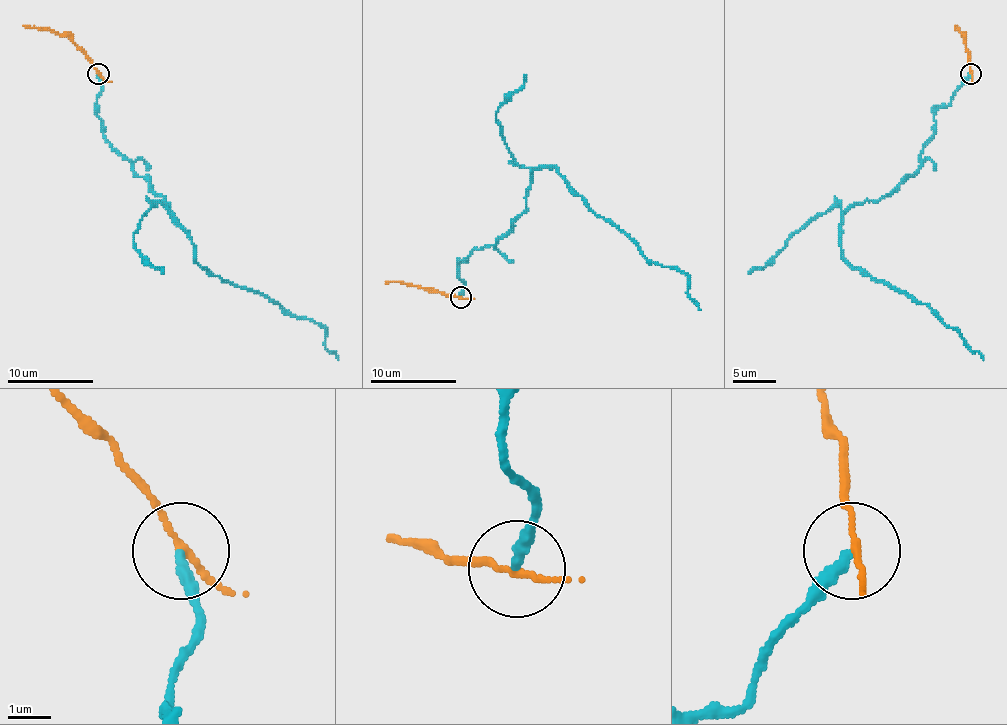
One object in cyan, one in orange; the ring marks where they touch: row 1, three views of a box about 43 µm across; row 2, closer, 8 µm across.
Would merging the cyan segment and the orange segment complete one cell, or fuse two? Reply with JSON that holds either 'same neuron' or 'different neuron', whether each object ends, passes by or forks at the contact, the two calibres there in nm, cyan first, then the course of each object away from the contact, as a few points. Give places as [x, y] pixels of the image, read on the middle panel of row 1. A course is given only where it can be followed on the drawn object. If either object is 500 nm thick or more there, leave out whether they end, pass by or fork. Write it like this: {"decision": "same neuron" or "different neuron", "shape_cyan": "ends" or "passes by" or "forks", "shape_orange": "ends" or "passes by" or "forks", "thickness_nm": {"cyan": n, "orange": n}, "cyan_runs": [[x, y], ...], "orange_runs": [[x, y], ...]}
{"decision": "different neuron", "shape_cyan": "ends", "shape_orange": "passes by", "thickness_nm": {"cyan": 280, "orange": 140}, "cyan_runs": [[461, 296], [459, 262], [511, 228], [534, 169], [556, 167], [649, 260], [687, 277], [700, 309]], "orange_runs": [[461, 296], [446, 296], [429, 288], [401, 281], [386, 284]]}

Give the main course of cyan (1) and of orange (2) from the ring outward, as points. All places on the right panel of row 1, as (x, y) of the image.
1: (970, 73), (935, 112), (920, 166), (882, 198), (843, 215), (841, 254), (867, 275), (912, 295), (983, 359)
2: (970, 73), (970, 54), (955, 28), (957, 26)

